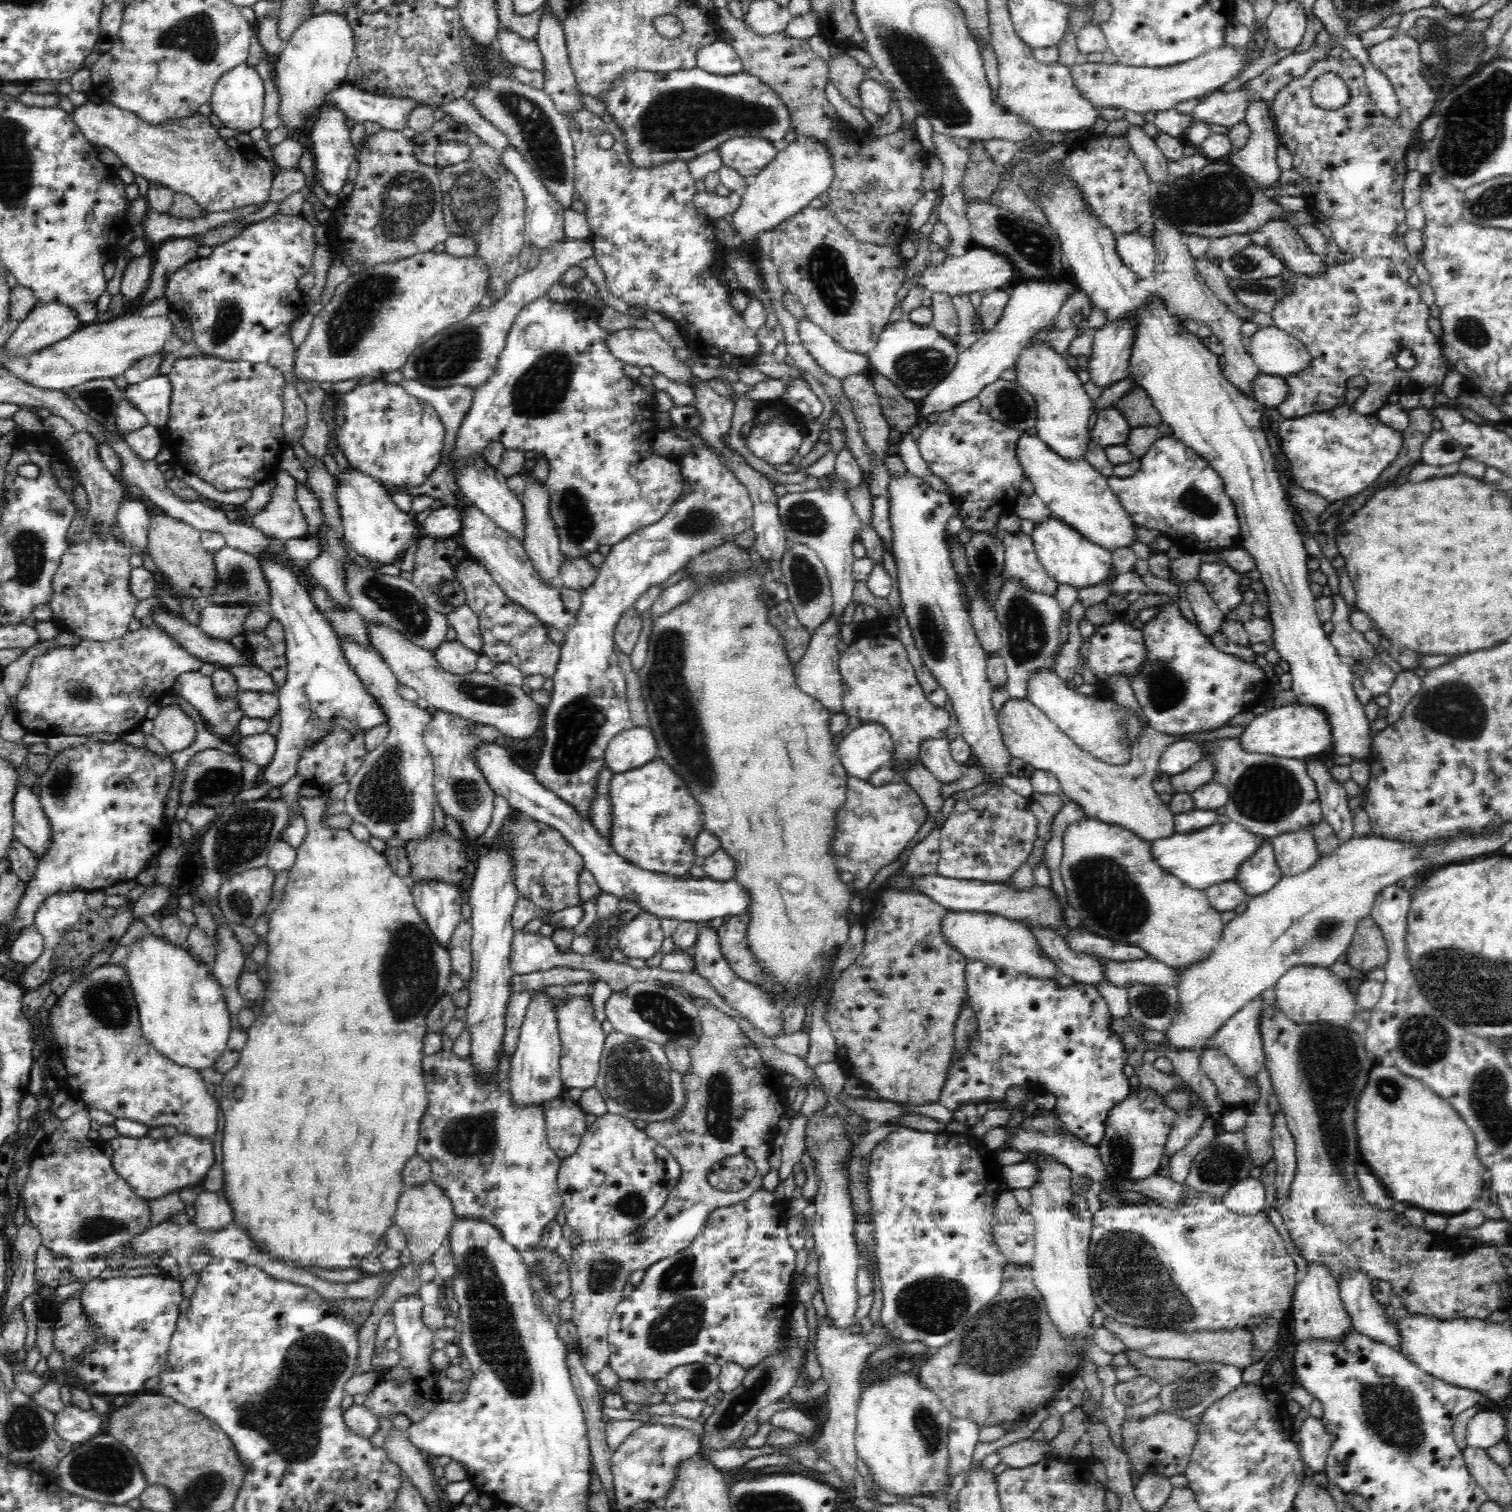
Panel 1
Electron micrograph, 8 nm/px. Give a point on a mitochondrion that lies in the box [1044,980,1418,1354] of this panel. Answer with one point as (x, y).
(1128, 1276)

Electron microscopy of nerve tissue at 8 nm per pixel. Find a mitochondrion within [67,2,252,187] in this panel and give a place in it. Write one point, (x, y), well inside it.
(195, 34)

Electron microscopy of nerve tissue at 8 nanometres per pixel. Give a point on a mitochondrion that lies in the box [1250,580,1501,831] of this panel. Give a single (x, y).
(1454, 709)

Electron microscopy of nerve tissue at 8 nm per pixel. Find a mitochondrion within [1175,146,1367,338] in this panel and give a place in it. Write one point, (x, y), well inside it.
(1268, 289)

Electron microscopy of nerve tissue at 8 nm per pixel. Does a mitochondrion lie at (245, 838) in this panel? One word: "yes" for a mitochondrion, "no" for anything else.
yes

